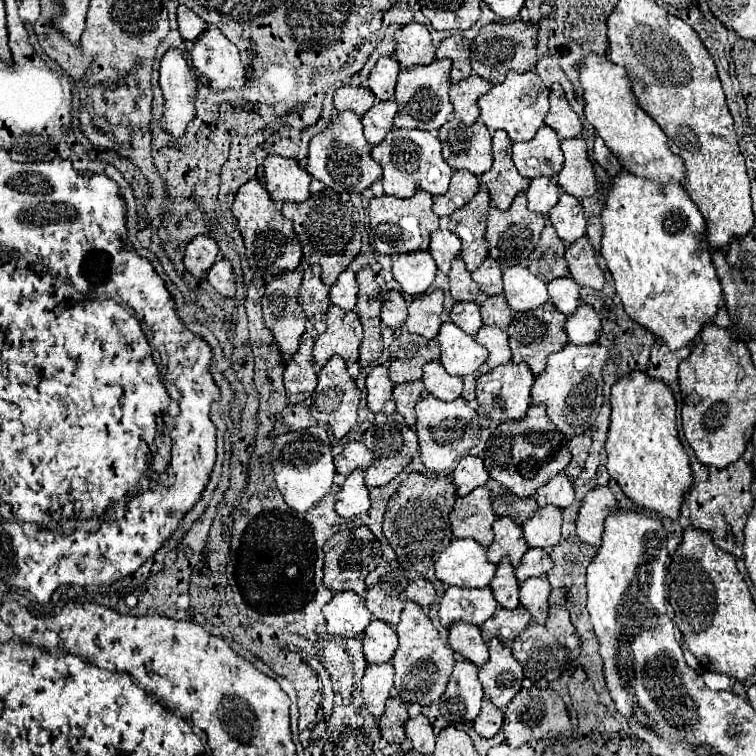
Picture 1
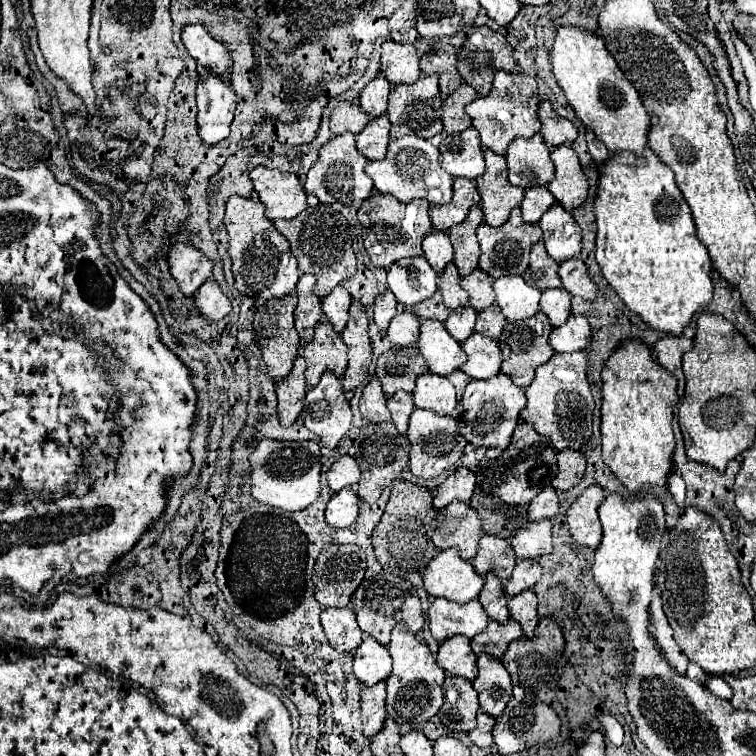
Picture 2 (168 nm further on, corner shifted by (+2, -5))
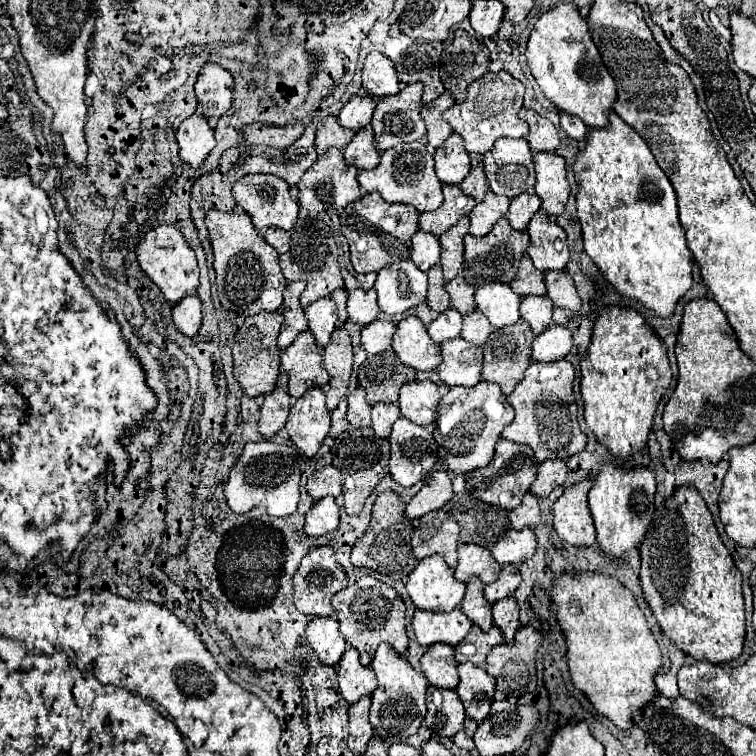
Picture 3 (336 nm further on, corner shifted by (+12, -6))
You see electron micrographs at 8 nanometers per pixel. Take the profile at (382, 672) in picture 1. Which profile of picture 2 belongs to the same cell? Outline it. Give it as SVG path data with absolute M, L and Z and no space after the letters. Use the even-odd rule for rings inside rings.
M376 683L374 687L364 687L360 693L362 703L362 727L366 737L374 737L380 733L386 721L386 683Z

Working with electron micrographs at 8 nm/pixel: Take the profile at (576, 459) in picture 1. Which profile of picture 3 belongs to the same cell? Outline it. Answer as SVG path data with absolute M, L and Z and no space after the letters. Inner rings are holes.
M544 460L538 466L538 478L530 486L530 492L534 492L540 498L550 496L550 492L556 486L564 484L566 476L568 476L568 468L566 468L564 460Z

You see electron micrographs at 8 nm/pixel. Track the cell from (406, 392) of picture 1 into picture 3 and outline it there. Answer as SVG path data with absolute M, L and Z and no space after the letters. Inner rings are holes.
M378 402L372 406L372 428L376 432L376 436L380 438L388 438L392 424L400 418L400 408L398 404L384 404Z

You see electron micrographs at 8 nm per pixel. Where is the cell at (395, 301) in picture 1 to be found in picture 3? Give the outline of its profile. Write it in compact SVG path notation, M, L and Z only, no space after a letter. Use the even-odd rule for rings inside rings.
M354 290L348 298L348 316L352 322L360 326L368 326L378 318L378 304L376 304L376 290Z

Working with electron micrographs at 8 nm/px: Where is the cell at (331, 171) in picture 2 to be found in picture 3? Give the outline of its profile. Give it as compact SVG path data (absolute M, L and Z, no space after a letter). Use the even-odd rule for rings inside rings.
M328 148L328 152L320 154L318 160L312 164L312 168L308 168L308 172L304 172L304 176L298 182L298 204L302 208L308 208L312 212L324 212L328 208L342 208L348 206L352 202L356 202L364 192L356 180L358 168L350 166L344 160L342 150L338 148Z

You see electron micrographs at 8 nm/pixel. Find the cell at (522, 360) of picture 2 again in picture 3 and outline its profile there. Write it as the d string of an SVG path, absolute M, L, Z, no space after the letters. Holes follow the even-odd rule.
M518 320L516 324L500 328L500 330L492 330L486 344L482 346L484 348L482 378L488 382L500 384L502 392L508 396L516 388L516 382L522 380L522 374L526 372L526 368L532 364L532 342L534 342L532 328L528 328L524 320Z

